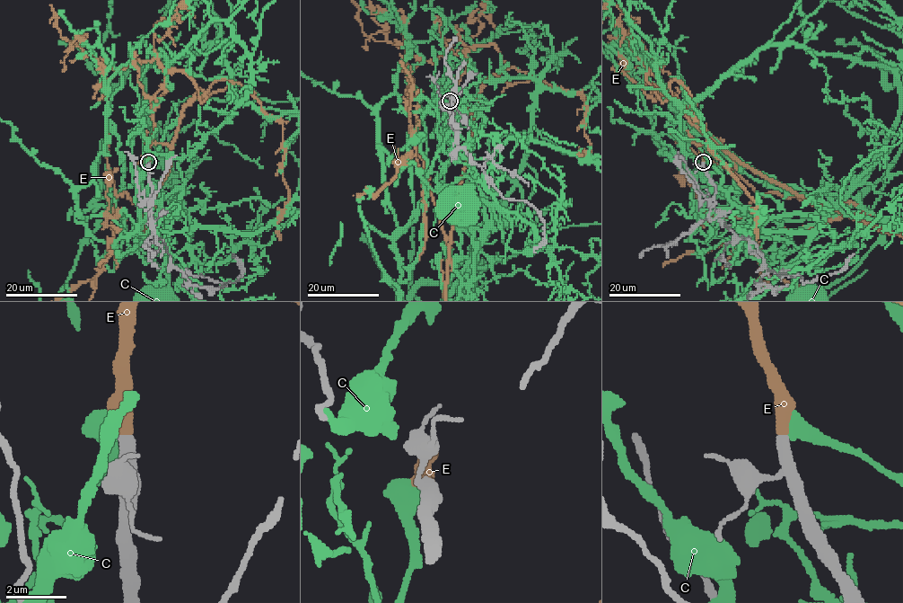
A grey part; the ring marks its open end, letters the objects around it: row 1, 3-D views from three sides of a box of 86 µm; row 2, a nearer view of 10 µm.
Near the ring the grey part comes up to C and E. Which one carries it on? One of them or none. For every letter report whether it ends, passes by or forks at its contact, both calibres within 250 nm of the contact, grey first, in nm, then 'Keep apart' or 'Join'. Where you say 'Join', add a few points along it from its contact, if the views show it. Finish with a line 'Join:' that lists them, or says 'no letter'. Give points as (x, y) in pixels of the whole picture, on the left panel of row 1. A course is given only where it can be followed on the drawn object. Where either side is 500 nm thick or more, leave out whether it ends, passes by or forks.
C: It passes by. Thickness 340 nm (grey) against 380 nm. Keep apart
E: Thickness 440 nm (grey) against 500 nm. Join
Join: E

